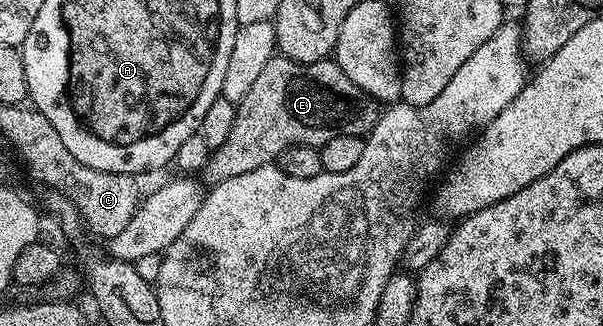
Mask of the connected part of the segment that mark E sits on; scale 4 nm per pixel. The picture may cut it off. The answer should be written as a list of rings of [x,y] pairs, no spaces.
[[[276,54],[269,66],[261,70],[257,82],[253,82],[253,86],[250,87],[249,94],[245,94],[245,98],[236,107],[233,130],[229,130],[229,138],[225,138],[225,142],[221,142],[221,146],[212,151],[207,160],[205,176],[211,179],[212,185],[217,185],[229,178],[249,174],[249,170],[257,170],[266,164],[275,164],[279,155],[289,150],[289,146],[304,144],[310,148],[320,149],[325,142],[338,136],[366,137],[379,121],[380,115],[380,101],[373,100],[362,92],[334,59],[302,64],[282,54]]]

